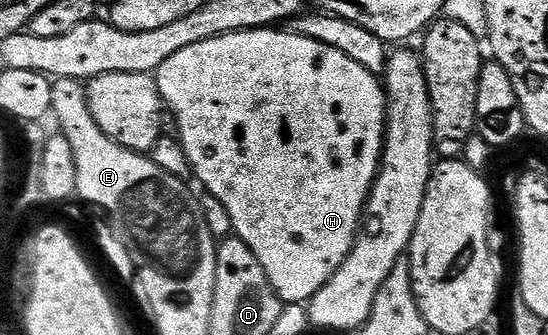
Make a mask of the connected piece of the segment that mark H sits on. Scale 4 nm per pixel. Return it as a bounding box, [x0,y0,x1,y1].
[155,27,387,304]

